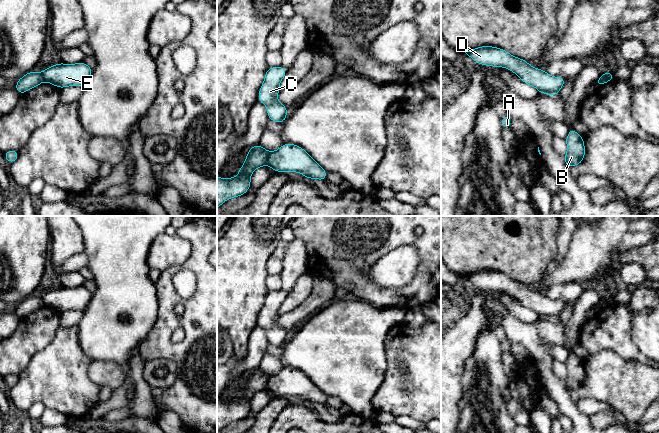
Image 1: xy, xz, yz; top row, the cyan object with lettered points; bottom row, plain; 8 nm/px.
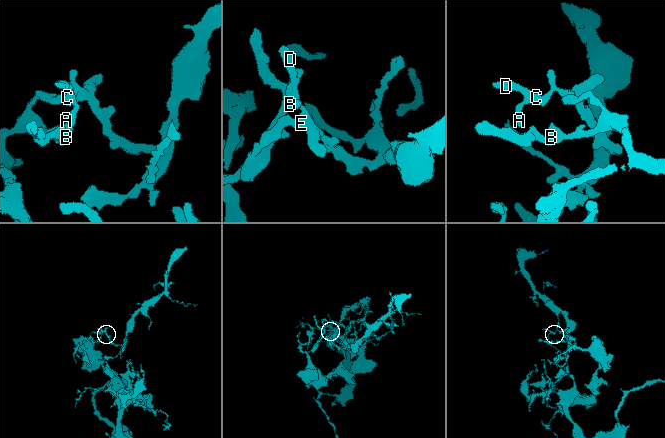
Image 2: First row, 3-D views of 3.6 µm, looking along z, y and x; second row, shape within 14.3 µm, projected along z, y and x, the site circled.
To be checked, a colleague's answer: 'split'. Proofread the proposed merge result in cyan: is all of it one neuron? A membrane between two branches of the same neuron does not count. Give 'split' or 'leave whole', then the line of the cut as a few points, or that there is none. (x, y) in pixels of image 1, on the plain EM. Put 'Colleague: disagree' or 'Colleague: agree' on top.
Colleague: agree
split; cut xz (269, 377), (266, 388)

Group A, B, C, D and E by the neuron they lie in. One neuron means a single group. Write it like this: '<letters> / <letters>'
A C D E / B

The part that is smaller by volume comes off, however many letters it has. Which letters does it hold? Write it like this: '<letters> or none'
A, C, D, E

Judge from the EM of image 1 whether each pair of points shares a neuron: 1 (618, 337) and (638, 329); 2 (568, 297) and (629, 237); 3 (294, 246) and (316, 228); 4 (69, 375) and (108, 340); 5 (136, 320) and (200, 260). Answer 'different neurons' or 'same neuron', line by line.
1: different neurons
2: different neurons
3: different neurons
4: different neurons
5: different neurons

